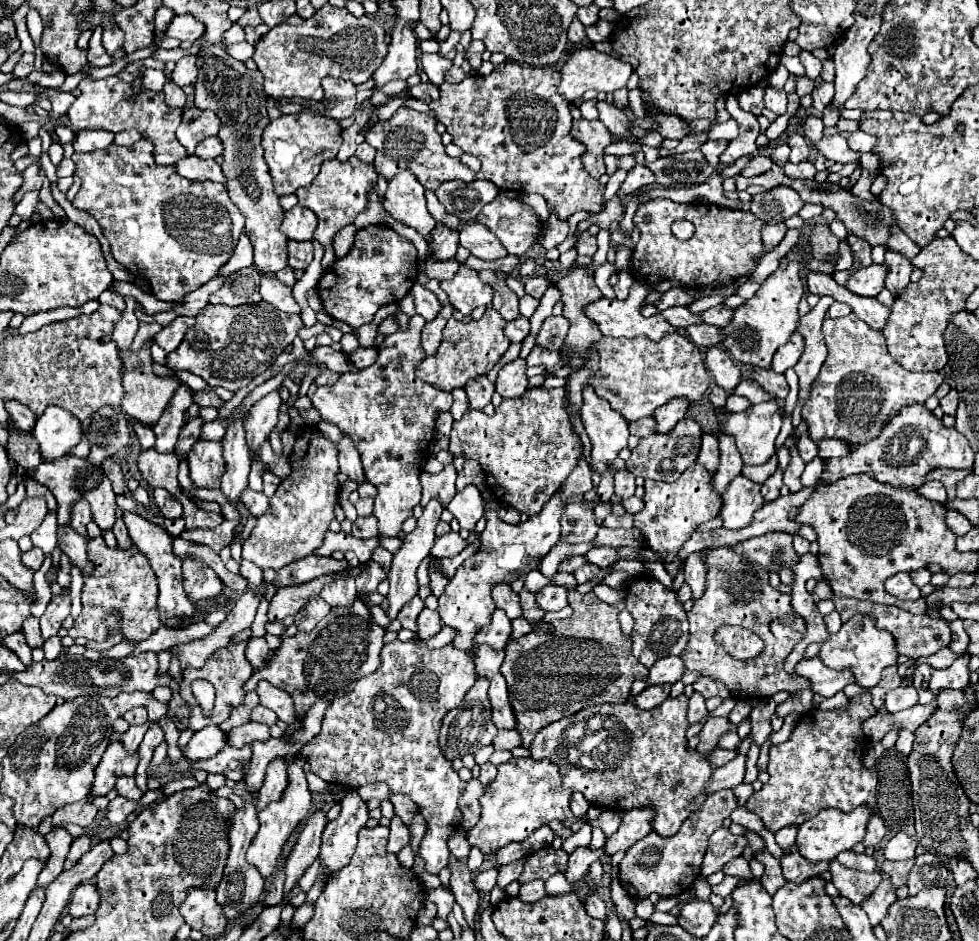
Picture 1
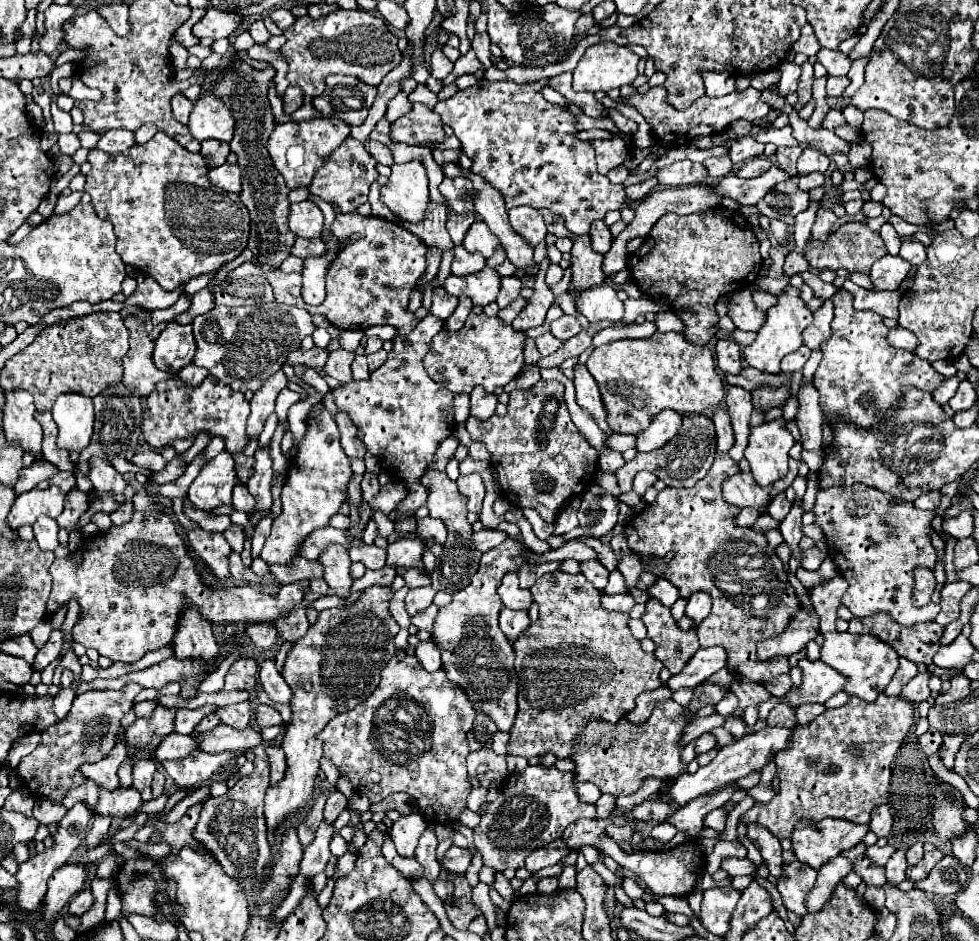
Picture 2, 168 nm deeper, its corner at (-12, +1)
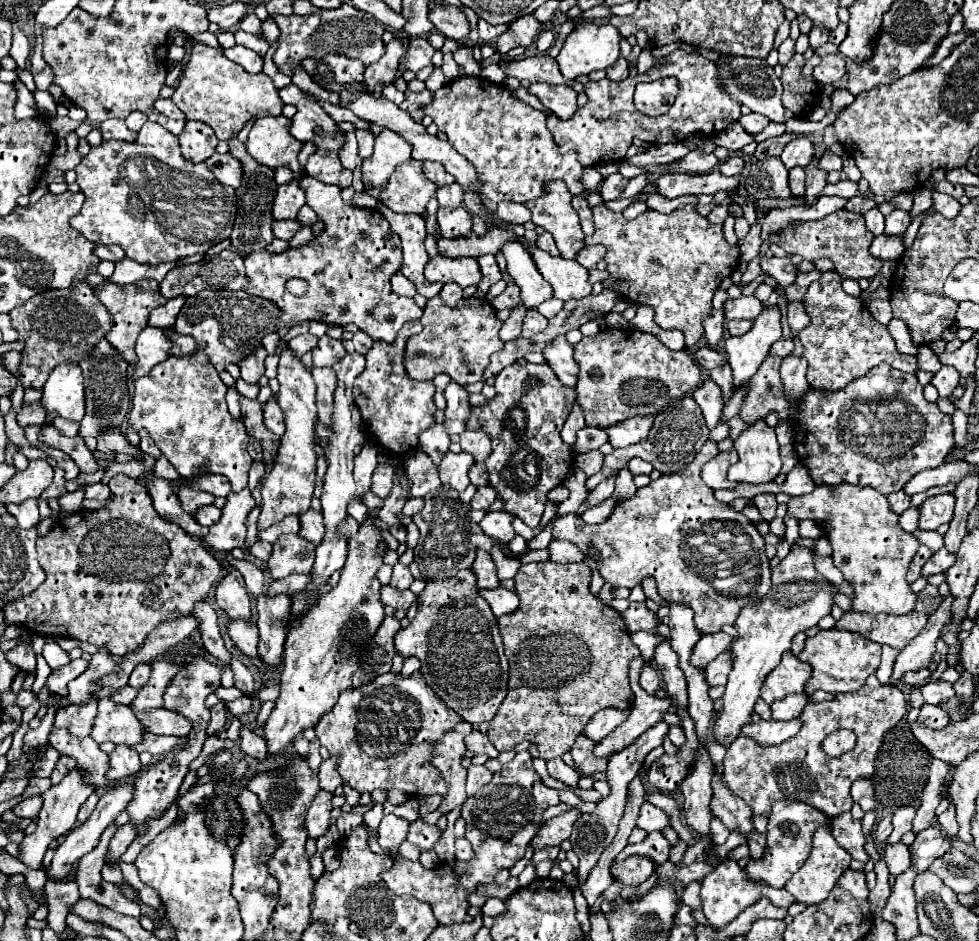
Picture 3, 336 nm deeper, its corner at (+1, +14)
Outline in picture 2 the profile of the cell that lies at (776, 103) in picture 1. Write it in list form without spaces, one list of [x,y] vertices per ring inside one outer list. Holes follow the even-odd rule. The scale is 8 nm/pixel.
[[[783,61],[779,65],[779,71],[781,71],[781,81],[779,81],[779,93],[781,97],[787,97],[789,93],[793,93],[797,89],[797,83],[799,83],[799,75],[801,75],[801,67],[791,63],[791,61]]]

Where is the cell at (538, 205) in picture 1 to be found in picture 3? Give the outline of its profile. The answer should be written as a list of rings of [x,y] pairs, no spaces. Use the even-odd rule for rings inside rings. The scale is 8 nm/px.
[[[508,282],[508,286],[504,288],[504,292],[500,296],[496,296],[494,302],[492,302],[492,306],[496,310],[504,310],[504,308],[512,310],[512,308],[516,308],[520,304],[522,304],[522,300],[520,300],[520,288],[514,282]]]

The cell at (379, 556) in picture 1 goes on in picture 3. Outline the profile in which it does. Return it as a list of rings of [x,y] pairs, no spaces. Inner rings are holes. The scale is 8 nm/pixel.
[[[353,500],[349,503],[347,507],[347,512],[359,524],[362,524],[362,522],[364,522],[365,520],[368,508],[364,504],[358,502],[357,500]]]

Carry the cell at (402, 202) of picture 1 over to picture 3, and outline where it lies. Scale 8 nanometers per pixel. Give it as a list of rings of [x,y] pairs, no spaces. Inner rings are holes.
[[[382,130],[374,140],[372,156],[362,160],[362,182],[372,184],[372,196],[378,196],[394,172],[396,164],[408,160],[412,146],[392,130]]]

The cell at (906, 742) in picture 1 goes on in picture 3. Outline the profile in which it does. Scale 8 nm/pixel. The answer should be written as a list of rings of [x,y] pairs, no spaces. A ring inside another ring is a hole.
[[[924,704],[922,710],[920,710],[920,716],[918,720],[930,728],[944,728],[948,726],[950,722],[950,716],[948,712],[944,712],[940,706],[930,706],[930,704]]]

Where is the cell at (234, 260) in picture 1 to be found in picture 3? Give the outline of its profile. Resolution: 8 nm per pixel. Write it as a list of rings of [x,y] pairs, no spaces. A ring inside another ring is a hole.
[[[170,298],[164,306],[158,306],[148,316],[148,326],[154,326],[154,328],[170,328],[170,326],[174,326],[174,320],[176,320],[184,300],[186,298]]]

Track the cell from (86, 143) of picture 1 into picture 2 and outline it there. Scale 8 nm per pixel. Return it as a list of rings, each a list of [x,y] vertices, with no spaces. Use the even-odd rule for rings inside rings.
[[[111,129],[111,131],[107,131],[107,133],[101,135],[101,139],[97,143],[97,149],[107,151],[107,153],[119,153],[119,151],[129,149],[131,145],[135,145],[135,139],[133,139],[131,131]]]

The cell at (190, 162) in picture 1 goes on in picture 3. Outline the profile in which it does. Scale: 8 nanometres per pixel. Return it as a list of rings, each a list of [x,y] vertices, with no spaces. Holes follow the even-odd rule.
[[[212,154],[206,160],[206,166],[220,180],[220,184],[238,188],[242,182],[242,164],[232,154]]]

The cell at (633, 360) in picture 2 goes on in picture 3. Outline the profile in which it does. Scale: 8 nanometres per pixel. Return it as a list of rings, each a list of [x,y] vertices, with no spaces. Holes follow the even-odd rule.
[[[604,328],[596,336],[582,338],[574,346],[580,366],[576,402],[584,412],[586,426],[608,428],[630,416],[656,416],[668,400],[678,400],[694,390],[702,376],[698,364],[686,350],[672,352],[656,336],[632,328]]]

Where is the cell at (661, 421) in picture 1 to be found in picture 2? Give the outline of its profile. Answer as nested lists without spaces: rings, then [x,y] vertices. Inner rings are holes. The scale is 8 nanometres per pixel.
[[[663,409],[653,421],[651,425],[637,435],[637,451],[653,451],[663,447],[667,441],[671,441],[677,431],[681,429],[681,413],[673,413],[671,409]]]

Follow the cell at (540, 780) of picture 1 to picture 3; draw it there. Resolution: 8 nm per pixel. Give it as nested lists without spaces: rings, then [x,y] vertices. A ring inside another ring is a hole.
[[[526,750],[516,752],[516,756],[494,774],[492,782],[486,784],[480,794],[468,798],[462,806],[462,818],[466,820],[464,836],[474,850],[474,858],[470,862],[454,860],[452,864],[439,864],[432,870],[426,870],[420,862],[406,860],[398,854],[394,858],[394,866],[380,876],[394,894],[408,894],[420,902],[430,904],[440,924],[460,924],[464,922],[464,916],[470,908],[468,896],[476,892],[480,884],[494,884],[494,878],[500,870],[510,870],[524,856],[528,842],[540,828],[542,812],[556,804],[560,804],[558,790],[542,784],[542,778],[532,768],[532,756]]]

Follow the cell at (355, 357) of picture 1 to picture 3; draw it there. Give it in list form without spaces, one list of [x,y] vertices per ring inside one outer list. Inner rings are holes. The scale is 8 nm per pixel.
[[[358,330],[354,336],[352,336],[352,342],[354,342],[354,348],[356,348],[356,352],[360,352],[360,354],[366,354],[370,348],[372,348],[372,338],[366,334],[366,332],[362,332],[362,330]]]

